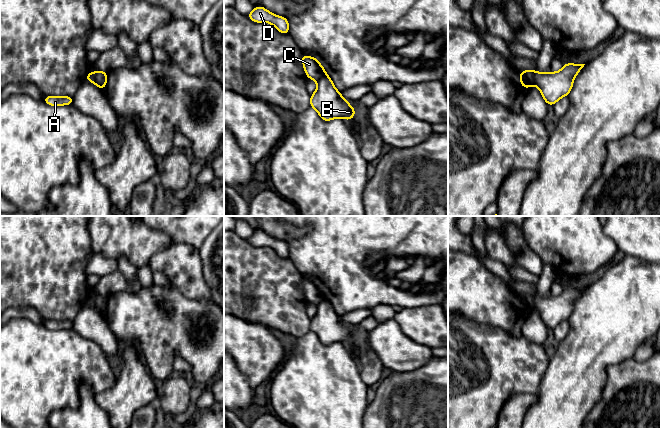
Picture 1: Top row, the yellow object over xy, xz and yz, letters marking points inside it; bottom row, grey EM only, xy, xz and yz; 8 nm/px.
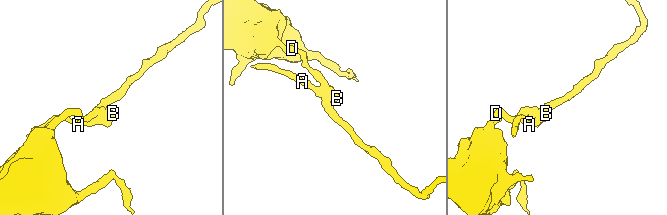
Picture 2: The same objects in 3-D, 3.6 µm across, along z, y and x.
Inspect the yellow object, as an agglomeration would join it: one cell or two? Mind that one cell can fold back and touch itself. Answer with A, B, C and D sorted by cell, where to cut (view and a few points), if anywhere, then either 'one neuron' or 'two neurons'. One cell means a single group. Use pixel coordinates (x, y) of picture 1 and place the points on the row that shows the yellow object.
groups A B / C D; cut yz (534, 70), (533, 84); two neurons

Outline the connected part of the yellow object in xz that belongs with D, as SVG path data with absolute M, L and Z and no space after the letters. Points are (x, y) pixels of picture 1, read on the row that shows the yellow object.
M262 6L254 7L253 11L247 17L256 23L270 23L282 34L289 33L289 22L287 18L272 14Z

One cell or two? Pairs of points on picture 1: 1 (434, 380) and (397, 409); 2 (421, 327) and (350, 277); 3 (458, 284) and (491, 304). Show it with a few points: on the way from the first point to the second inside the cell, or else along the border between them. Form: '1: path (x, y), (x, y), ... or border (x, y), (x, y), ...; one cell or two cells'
1: path (425, 389), (406, 408); one cell
2: border (425, 305), (402, 308); two cells
3: path (466, 286), (483, 297); one cell

